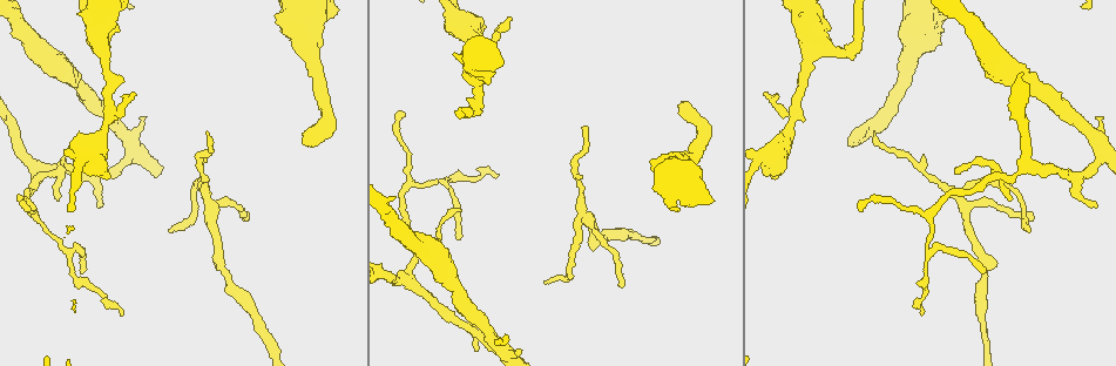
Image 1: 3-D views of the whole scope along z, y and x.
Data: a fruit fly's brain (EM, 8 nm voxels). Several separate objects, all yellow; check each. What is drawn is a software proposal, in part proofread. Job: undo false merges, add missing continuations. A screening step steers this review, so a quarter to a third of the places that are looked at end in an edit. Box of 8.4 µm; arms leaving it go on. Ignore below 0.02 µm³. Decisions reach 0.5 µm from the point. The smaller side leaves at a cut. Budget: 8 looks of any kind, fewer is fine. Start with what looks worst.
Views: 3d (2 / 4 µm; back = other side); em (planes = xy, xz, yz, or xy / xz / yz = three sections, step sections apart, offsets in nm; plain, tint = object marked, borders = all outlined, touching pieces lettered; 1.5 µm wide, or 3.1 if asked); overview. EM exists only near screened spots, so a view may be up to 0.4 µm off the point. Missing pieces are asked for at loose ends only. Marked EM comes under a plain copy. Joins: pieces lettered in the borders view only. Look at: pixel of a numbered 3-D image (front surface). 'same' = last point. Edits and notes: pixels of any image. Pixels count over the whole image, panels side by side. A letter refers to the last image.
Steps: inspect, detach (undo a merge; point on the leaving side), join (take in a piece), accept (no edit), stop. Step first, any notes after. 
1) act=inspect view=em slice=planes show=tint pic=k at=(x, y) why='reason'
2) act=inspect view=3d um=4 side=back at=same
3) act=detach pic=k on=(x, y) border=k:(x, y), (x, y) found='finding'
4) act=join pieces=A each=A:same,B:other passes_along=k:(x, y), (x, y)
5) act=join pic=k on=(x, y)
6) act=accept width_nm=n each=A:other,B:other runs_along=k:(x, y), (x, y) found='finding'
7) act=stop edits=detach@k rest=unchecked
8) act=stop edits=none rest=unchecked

act=inspect view=em slice=planes show=borders pic=1 at=(304, 142) why='end of a long branch'

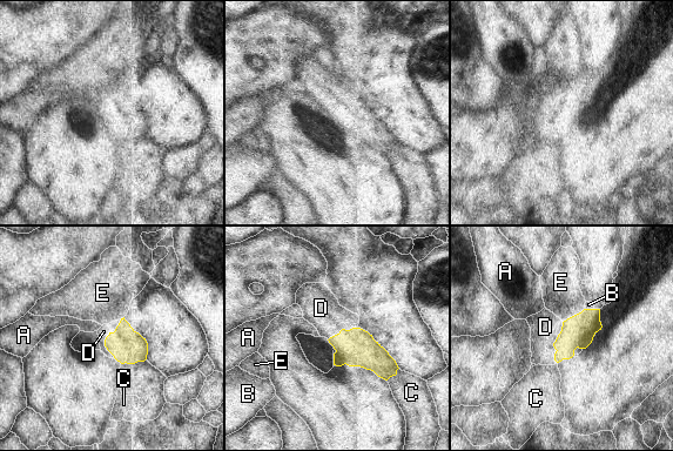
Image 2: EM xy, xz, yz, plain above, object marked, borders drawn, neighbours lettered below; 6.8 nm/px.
act=join pieces=D width_nm=220 each=A:other,B:other,C:other,D:same,E:other found='the neuron continues'

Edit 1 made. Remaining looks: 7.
act=inspect view=em slice=yz step=8 show=borders pic=1 at=(955, 167) why='thin end'

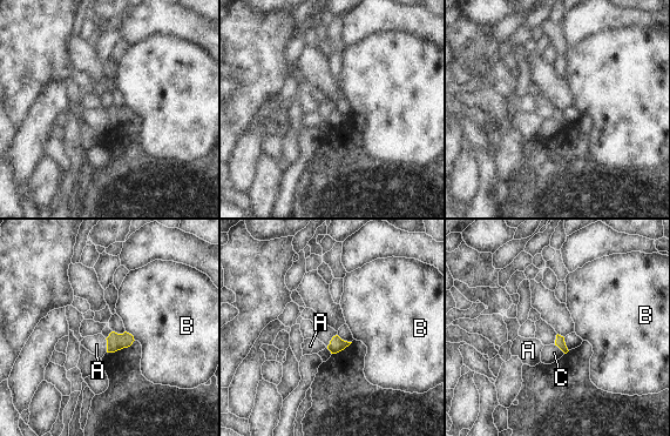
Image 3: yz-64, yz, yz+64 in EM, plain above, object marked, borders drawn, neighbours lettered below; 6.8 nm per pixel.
act=accept each=A:other,B:other,C:other border=3:(105, 339), (107, 351) found='no lettered piece goes on from it'

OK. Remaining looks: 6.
act=inspect view=em slice=xz step=4 show=borders pic=1 at=(207, 134) why='thin end'

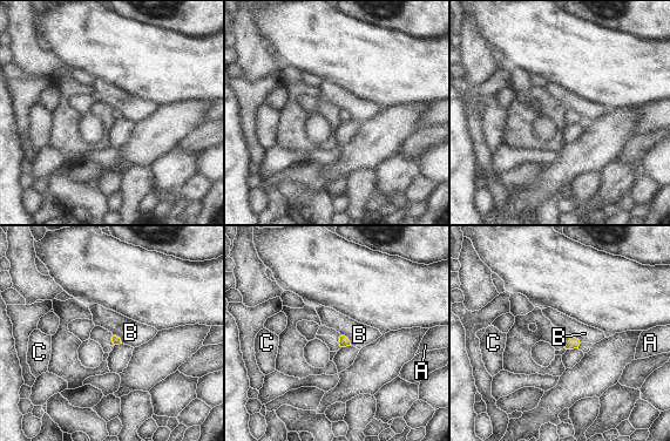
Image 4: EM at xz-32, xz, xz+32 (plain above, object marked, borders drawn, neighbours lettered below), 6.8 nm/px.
act=inspect view=em slice=planes show=borders at=same why='another direction'

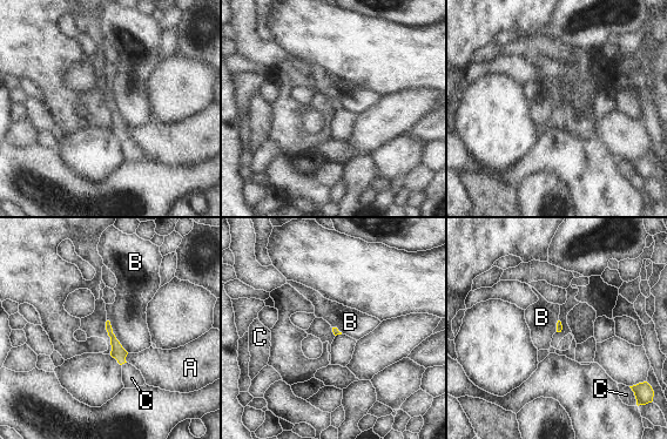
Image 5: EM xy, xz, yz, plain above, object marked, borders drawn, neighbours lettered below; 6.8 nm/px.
act=accept each=A:other,B:other,C:other border=5:(107, 319), (115, 338), (128, 352) found='no lettered piece goes on from it'

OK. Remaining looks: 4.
act=stop edits=join@2 rest=unchecked

